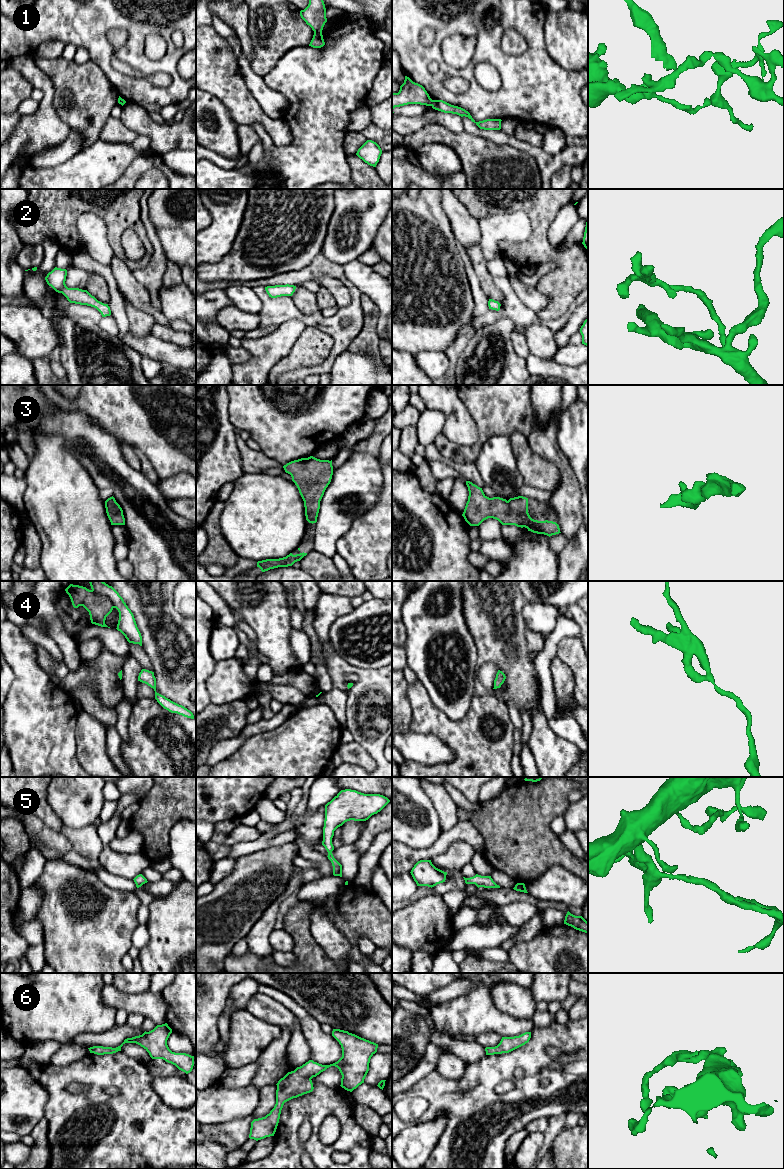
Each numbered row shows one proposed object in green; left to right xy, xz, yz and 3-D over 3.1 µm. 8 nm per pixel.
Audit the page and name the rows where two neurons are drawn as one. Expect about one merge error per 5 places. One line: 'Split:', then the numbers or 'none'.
Split: 1

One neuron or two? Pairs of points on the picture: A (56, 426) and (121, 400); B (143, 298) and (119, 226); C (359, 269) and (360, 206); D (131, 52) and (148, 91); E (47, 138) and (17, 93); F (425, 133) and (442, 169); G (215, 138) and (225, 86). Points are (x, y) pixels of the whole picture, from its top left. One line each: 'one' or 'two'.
A: two
B: two
C: two
D: one
E: two
F: two
G: two

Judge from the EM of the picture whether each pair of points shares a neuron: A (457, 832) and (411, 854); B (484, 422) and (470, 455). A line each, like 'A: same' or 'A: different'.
A: same
B: same

